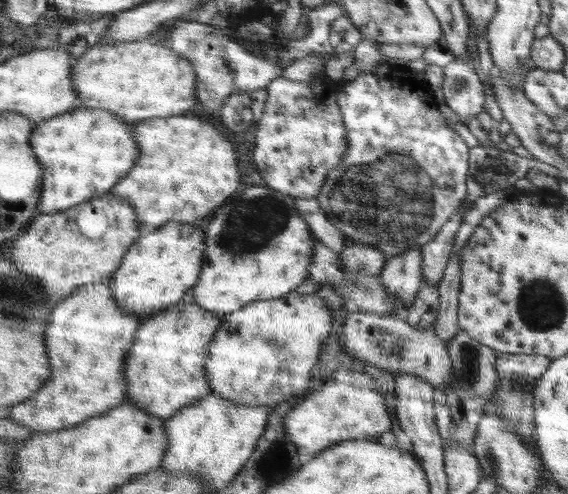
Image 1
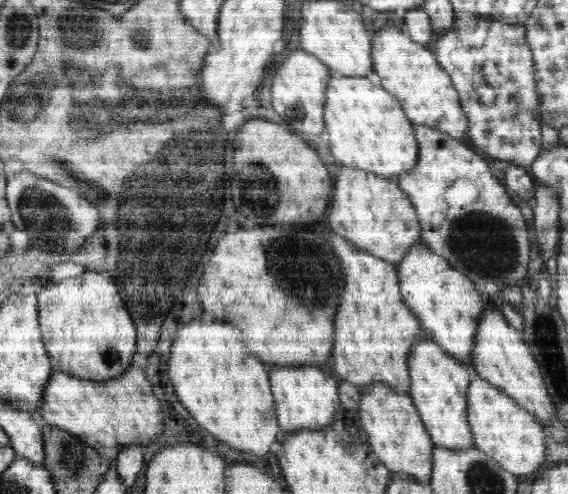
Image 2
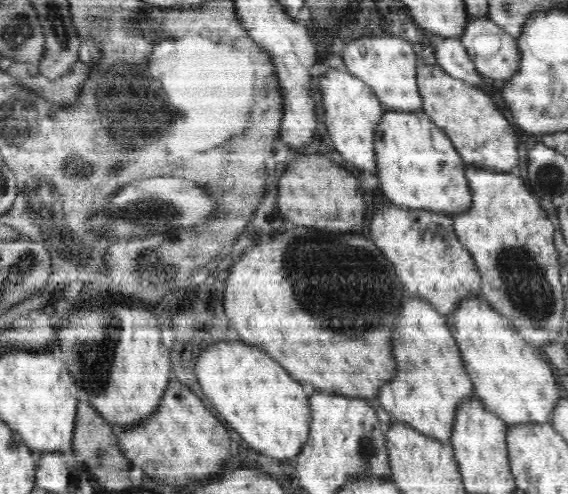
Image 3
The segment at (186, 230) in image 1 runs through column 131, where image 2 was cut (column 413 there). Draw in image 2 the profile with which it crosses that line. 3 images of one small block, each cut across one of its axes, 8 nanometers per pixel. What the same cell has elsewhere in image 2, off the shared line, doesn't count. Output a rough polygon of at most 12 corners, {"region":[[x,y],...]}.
{"region":[[427,246],[395,266],[427,336],[471,368],[486,296]]}

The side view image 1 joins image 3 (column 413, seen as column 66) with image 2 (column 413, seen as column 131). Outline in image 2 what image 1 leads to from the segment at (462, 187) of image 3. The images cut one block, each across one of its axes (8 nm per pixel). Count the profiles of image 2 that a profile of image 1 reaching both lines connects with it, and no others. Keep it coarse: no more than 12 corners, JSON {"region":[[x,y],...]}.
{"region":[[331,77],[335,162],[380,177],[416,168],[414,123],[367,77]]}

